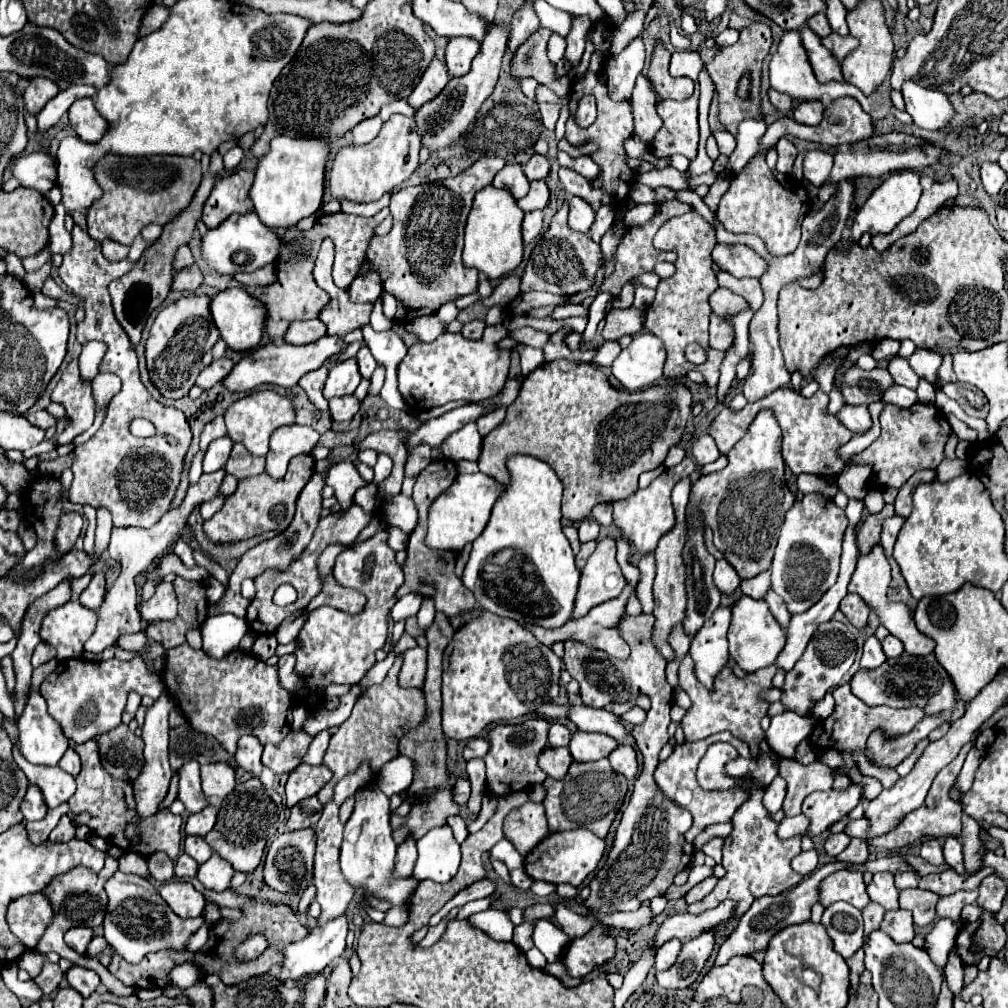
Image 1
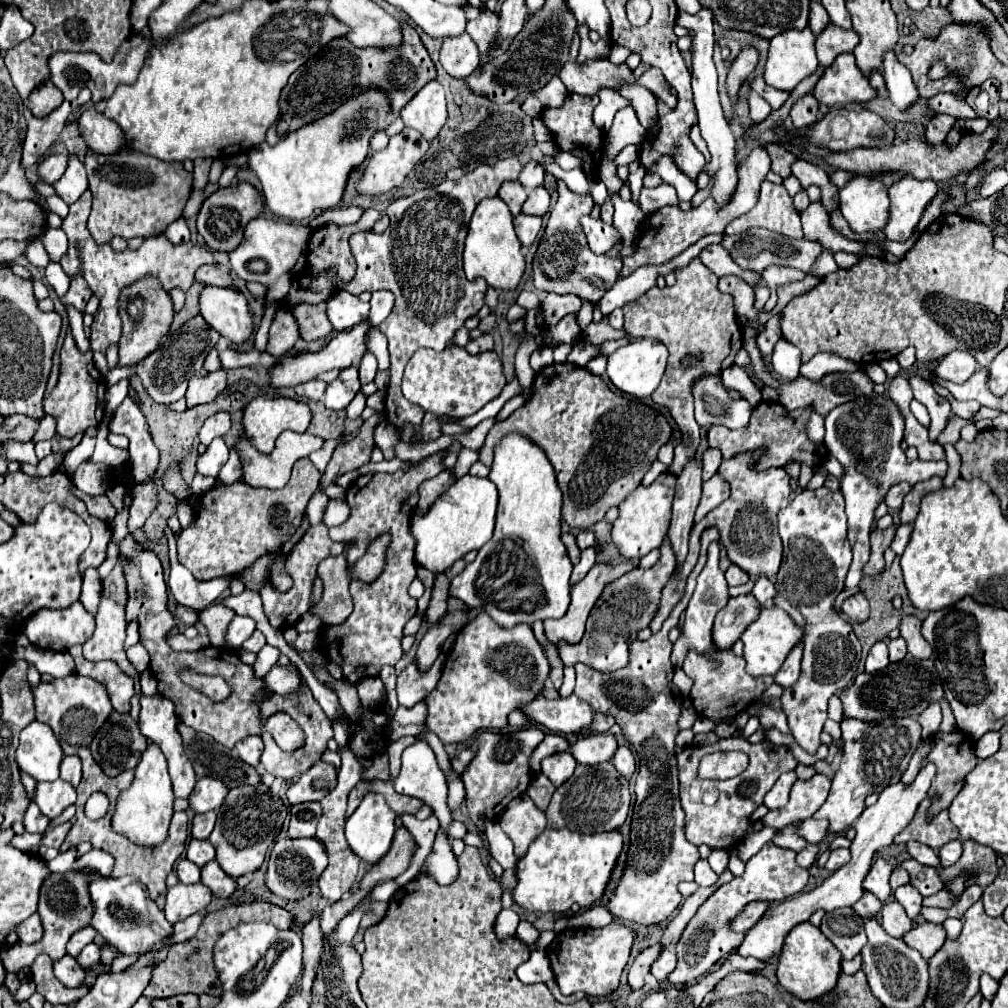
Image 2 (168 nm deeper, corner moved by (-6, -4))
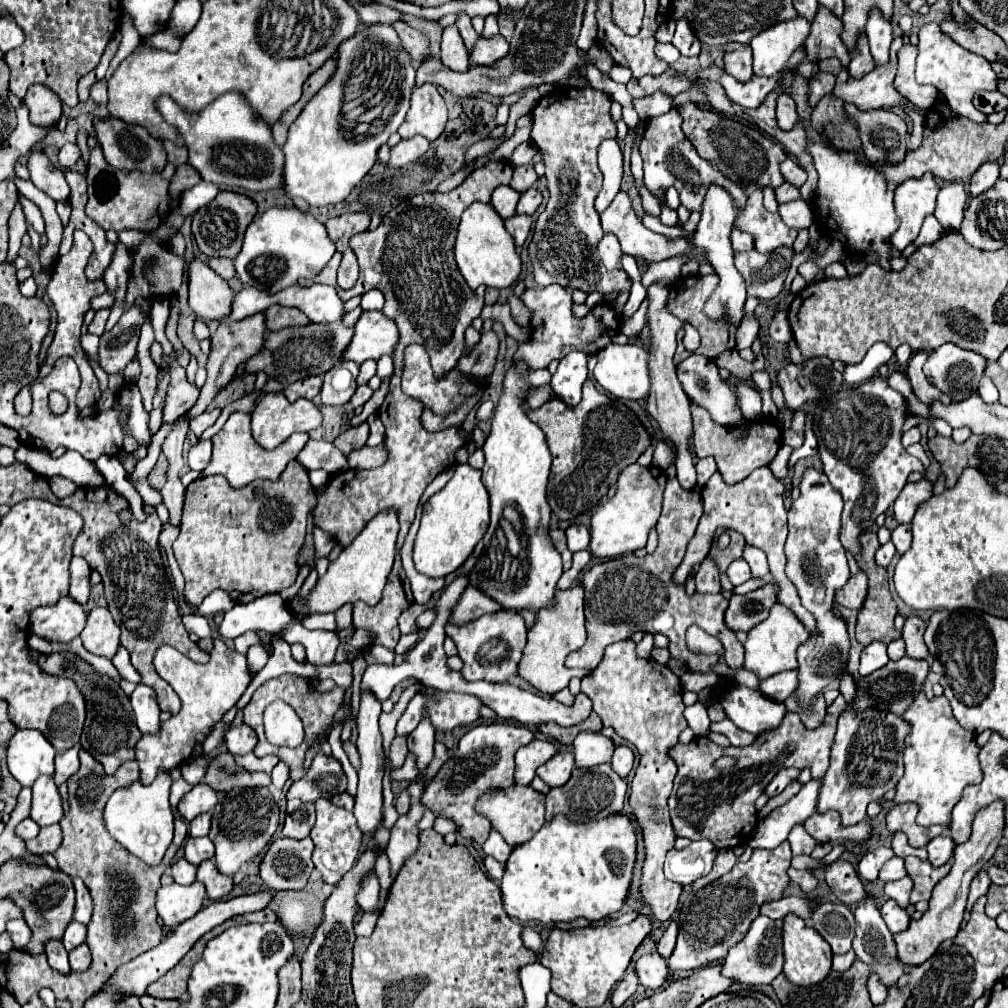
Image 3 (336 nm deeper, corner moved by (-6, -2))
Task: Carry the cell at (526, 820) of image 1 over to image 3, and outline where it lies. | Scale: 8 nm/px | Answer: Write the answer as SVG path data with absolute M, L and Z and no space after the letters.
M511 785L509 789L503 789L497 795L483 795L477 801L477 811L491 819L493 829L497 829L511 847L517 847L521 843L529 841L529 837L535 835L539 827L543 827L543 823L545 823L545 797L537 791L533 791L531 787Z

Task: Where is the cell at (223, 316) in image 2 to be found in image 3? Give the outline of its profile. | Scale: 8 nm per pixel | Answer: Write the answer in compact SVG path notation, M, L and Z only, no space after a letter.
M201 259L189 263L189 307L205 321L223 321L231 315L233 289Z

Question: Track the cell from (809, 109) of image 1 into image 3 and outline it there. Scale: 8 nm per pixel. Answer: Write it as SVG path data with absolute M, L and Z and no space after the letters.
M781 95L777 99L777 123L781 129L789 131L793 129L793 125L799 121L799 113L797 113L797 105L795 99L791 95Z

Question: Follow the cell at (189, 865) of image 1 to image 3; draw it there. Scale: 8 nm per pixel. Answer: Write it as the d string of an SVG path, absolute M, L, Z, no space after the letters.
M177 859L171 869L173 869L173 879L179 885L191 885L195 881L197 867L191 865L187 859Z

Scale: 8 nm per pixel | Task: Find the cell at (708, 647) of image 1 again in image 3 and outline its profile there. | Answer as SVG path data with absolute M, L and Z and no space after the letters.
M769 583L747 595L731 595L729 607L725 611L725 625L731 631L749 631L763 619L767 619L769 609L777 603L775 585Z

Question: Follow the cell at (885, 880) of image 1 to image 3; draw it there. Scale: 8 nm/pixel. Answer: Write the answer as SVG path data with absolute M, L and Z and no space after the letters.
M879 847L875 851L869 851L857 865L857 873L863 881L875 881L879 877L879 869L893 857L893 849Z

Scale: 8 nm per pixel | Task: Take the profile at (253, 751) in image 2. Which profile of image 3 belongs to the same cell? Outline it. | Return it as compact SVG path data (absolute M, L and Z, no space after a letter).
M241 725L241 727L235 727L231 729L227 735L225 735L225 745L227 745L227 751L233 753L233 755L247 755L255 749L255 741L257 741L257 735L251 727L247 725Z

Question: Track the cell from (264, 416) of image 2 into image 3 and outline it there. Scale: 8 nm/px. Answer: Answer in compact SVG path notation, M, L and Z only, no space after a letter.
M283 391L279 393L267 393L263 395L253 413L251 413L251 433L253 439L263 447L263 449L275 449L277 445L281 445L289 435L297 433L297 431L311 431L317 429L321 425L321 413L315 407L313 401L309 399L297 399L295 403L289 403L287 397L283 395Z

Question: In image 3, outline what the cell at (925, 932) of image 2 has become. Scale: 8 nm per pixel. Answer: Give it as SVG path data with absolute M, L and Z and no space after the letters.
M995 801L977 813L977 817L973 821L971 839L967 843L961 843L955 847L953 867L951 867L949 875L943 881L939 881L939 885L935 885L933 897L929 899L929 909L923 913L923 917L919 921L911 921L907 931L895 935L897 957L903 963L921 965L939 949L939 945L945 939L955 937L955 933L959 931L959 925L963 921L969 885L977 877L977 873L983 869L983 865L993 857L995 849L999 847L1001 837L1003 837L1003 827L1005 827L1005 817L1003 817L1003 803L1001 801Z

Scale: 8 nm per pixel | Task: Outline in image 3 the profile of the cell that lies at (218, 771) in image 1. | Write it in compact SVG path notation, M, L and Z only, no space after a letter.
M199 783L179 801L179 813L185 821L193 821L197 815L213 811L215 805L217 805L217 791L211 789L207 783Z

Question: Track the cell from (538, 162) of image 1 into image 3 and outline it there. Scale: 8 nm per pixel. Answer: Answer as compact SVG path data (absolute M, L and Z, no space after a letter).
M523 165L523 167L515 167L513 171L513 179L511 179L511 187L519 193L527 191L529 187L533 187L533 183L537 181L537 173L533 169L533 165Z

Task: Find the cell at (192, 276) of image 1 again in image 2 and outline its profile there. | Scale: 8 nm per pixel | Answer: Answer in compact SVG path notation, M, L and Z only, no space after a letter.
M215 263L215 265L203 265L197 271L197 281L201 281L203 285L215 285L215 287L231 287L231 275L229 275L229 267Z

